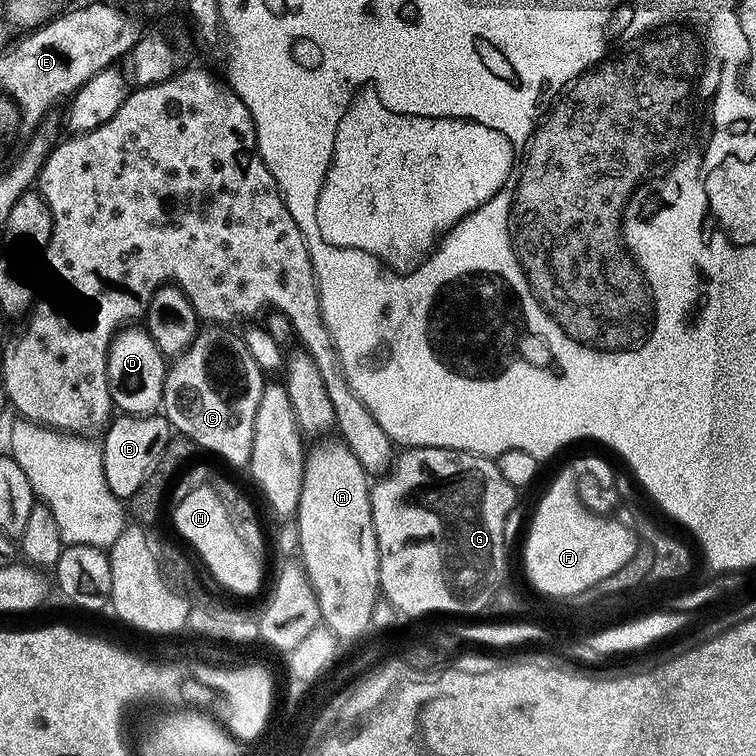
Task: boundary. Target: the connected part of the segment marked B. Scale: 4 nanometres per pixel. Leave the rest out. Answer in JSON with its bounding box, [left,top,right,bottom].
[102,414,174,502]

